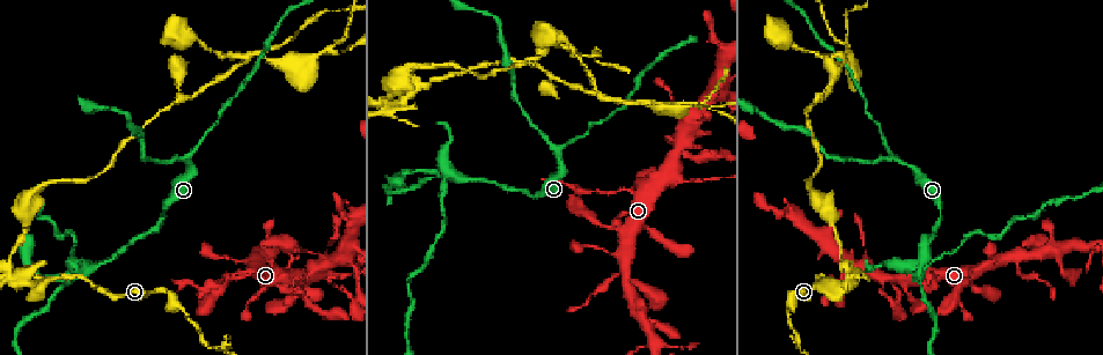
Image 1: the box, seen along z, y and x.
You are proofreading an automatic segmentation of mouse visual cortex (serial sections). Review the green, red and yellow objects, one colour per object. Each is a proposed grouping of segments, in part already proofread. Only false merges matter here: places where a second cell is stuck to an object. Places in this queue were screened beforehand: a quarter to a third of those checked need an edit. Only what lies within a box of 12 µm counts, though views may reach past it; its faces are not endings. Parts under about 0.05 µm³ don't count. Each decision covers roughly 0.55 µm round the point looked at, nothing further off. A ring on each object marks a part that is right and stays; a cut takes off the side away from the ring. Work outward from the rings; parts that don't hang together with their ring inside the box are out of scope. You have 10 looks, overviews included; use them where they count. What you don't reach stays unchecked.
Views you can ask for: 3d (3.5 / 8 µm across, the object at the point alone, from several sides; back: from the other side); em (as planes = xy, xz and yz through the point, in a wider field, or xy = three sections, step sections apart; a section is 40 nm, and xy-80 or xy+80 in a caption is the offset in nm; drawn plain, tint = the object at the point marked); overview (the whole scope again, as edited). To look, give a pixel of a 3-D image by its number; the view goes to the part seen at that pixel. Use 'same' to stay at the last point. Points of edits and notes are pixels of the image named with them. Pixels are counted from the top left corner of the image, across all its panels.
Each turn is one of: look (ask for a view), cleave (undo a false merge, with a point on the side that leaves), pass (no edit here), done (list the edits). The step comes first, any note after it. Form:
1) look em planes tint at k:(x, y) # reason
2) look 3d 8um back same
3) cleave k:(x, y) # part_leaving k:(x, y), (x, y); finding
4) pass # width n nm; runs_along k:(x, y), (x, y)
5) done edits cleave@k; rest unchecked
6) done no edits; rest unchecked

look 3d 3.5um at 1:(681, 138) # two arms in line, one across

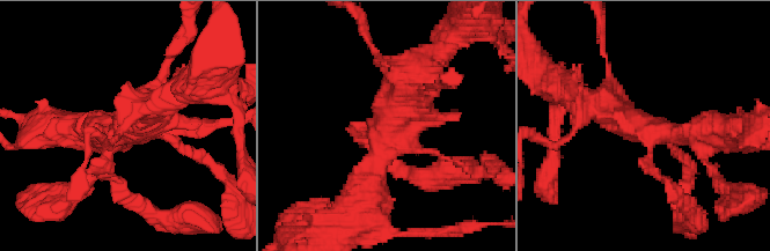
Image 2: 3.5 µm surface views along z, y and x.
look em xy step 5 plain at 2:(390, 129)

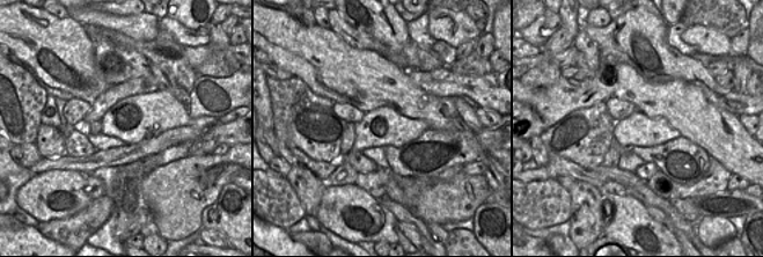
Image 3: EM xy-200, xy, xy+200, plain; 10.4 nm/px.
look em xy step 5 tint same # with the object marked

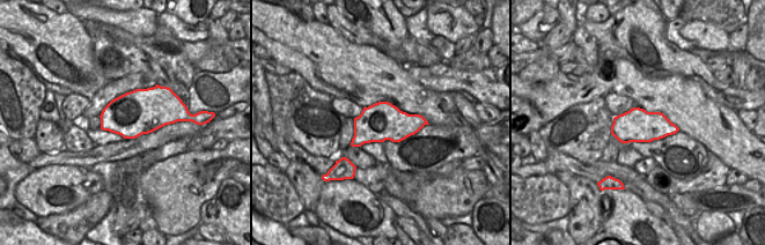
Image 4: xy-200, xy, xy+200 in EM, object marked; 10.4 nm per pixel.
pass # runs_along 2:(366, 202), (388, 128), (416, 72); one cell here

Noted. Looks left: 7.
look 3d 3.5um at 1:(448, 171)

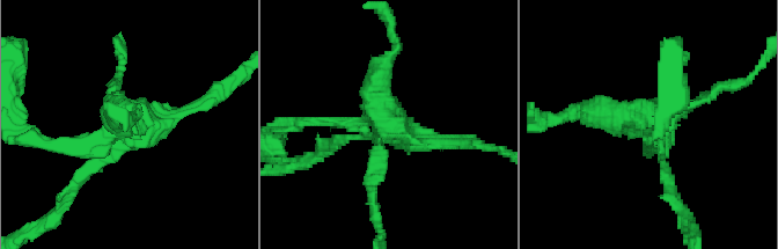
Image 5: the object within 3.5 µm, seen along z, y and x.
look em xy step 1 tint at 5:(389, 127) # need the tissue

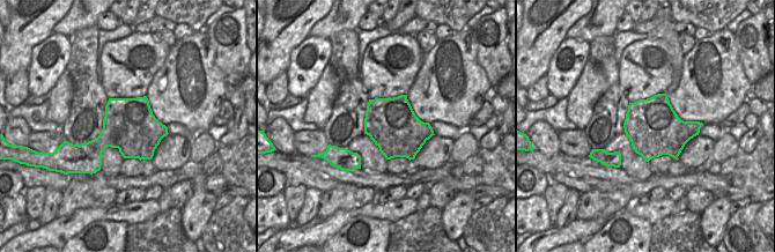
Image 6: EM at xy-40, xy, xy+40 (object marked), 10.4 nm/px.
cleave 5:(107, 101) # two cells meet here

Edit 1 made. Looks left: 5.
look 3d 3.5um at 1:(393, 107) # two arms at a narrow angle

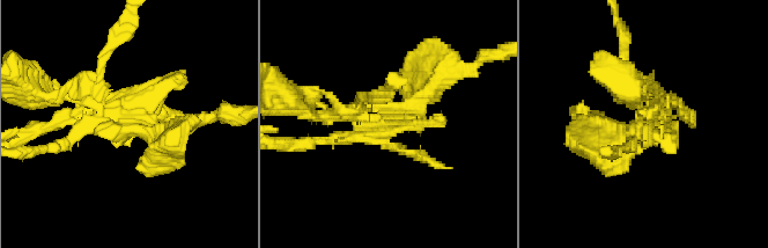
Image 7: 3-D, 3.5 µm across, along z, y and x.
look em xy step 3 tint at 7:(128, 114) # need the tissue

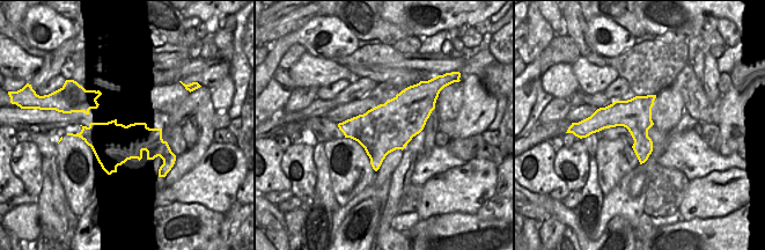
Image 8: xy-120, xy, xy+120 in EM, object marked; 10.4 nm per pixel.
cleave 7:(385, 145) # width 500 nm; part_leaving 7:(650, 122), (627, 72), (624, 43); two cells meet here

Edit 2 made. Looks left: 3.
look overview

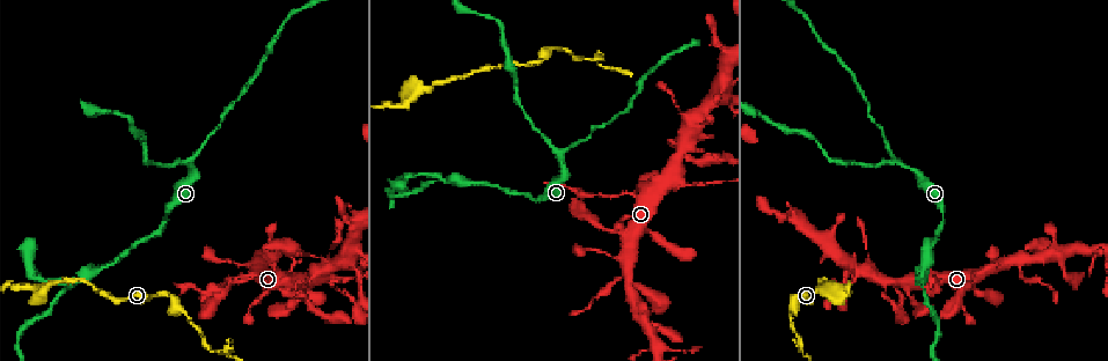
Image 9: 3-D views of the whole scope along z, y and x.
look 3d 3.5um at 9:(994, 260) # a narrow waist

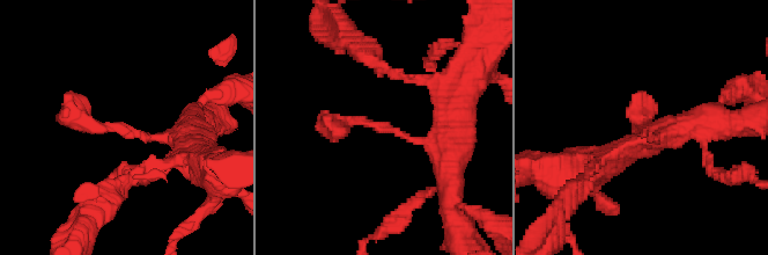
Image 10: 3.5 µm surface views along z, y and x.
look em xy step 1 tint at 10:(645, 132)

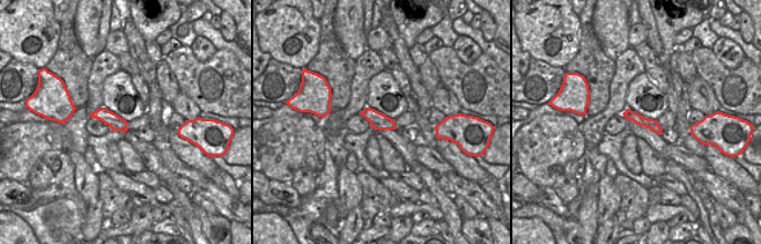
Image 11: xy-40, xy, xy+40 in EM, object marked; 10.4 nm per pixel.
pass # runs_along 10:(197, 140), (90, 126), (73, 101); all the same cell

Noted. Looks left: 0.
done edits cleave@5, cleave@7; rest unchecked

